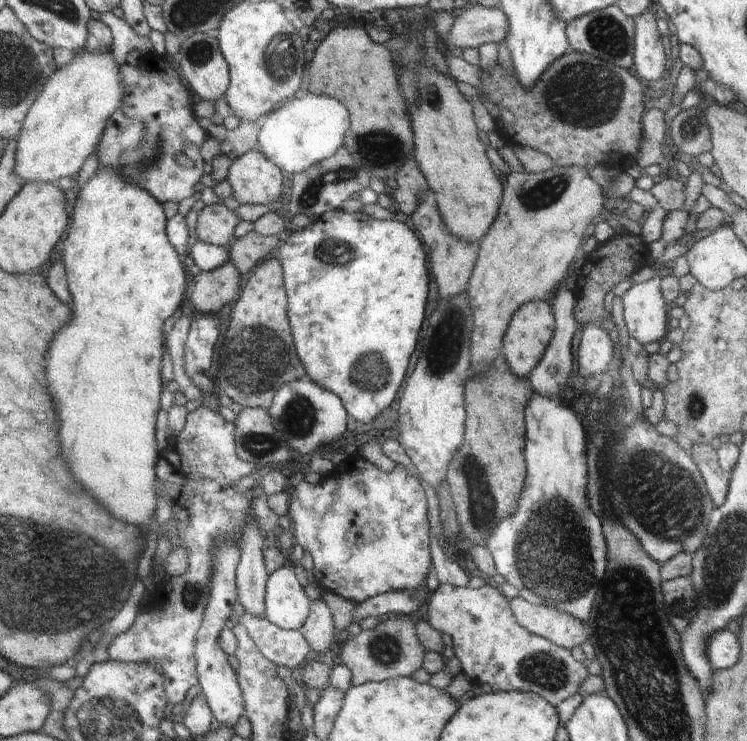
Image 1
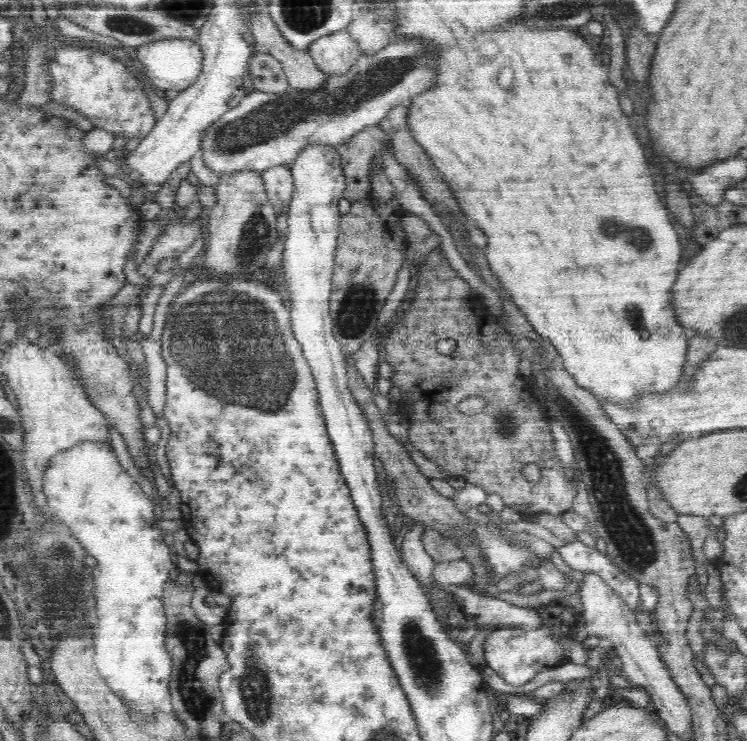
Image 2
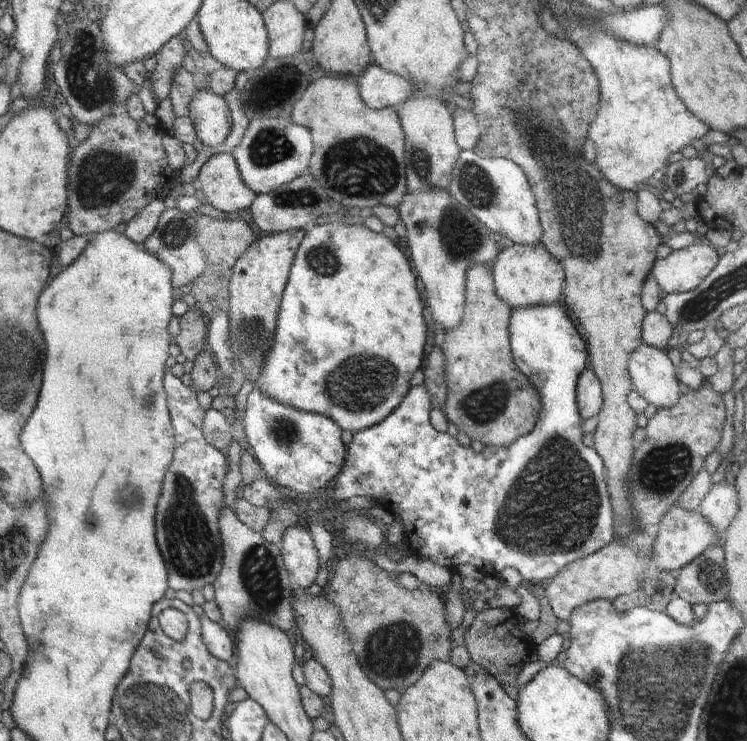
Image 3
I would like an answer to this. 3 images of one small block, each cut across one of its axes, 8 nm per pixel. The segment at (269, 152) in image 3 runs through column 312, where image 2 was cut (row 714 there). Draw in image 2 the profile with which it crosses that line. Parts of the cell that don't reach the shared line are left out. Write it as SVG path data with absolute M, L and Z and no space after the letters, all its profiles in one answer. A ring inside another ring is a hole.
M86 442L84 446L76 446L76 450L68 450L68 454L60 454L60 458L52 462L48 474L44 474L43 481L43 493L48 494L47 506L52 506L51 514L56 514L56 518L60 518L60 522L64 522L64 526L68 526L72 534L80 538L80 544L88 550L88 554L96 558L96 566L92 568L92 594L98 616L98 628L94 636L96 668L120 698L136 706L144 716L150 716L162 706L172 672L170 654L164 648L167 620L162 594L175 555L163 541L154 515L154 505L134 478L120 466L110 445L96 446L96 442Z

